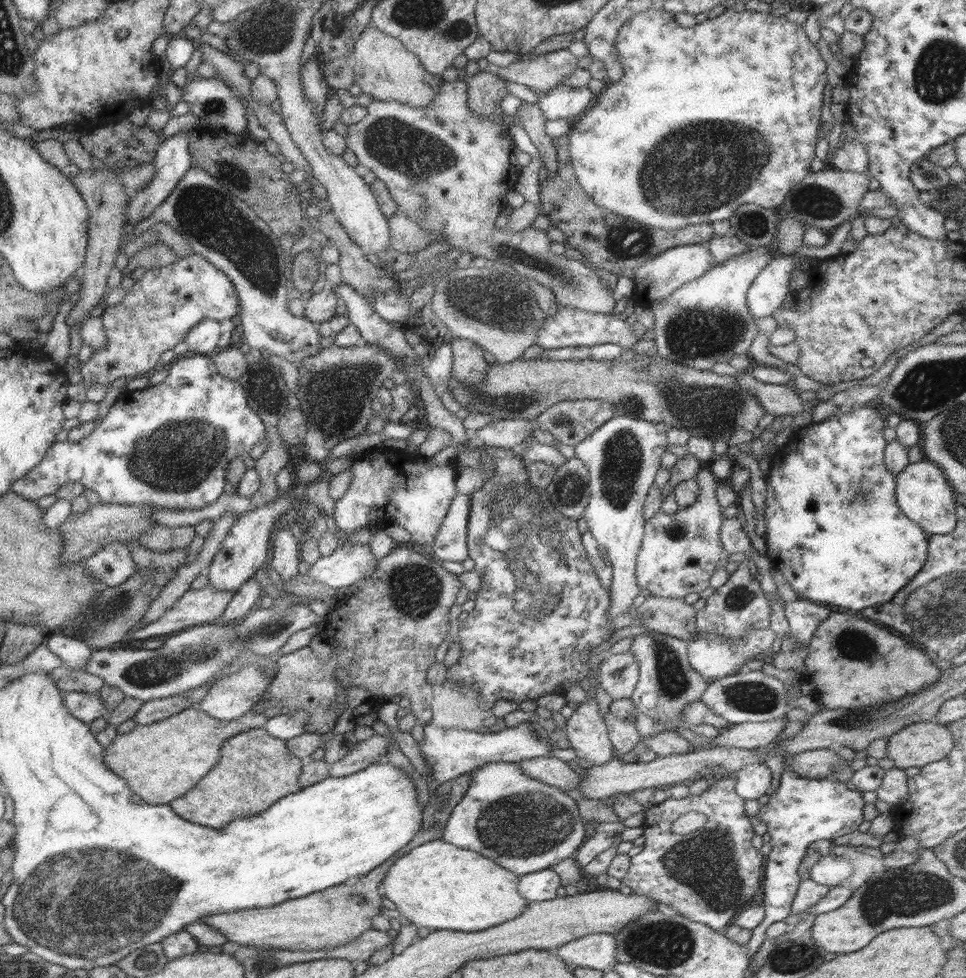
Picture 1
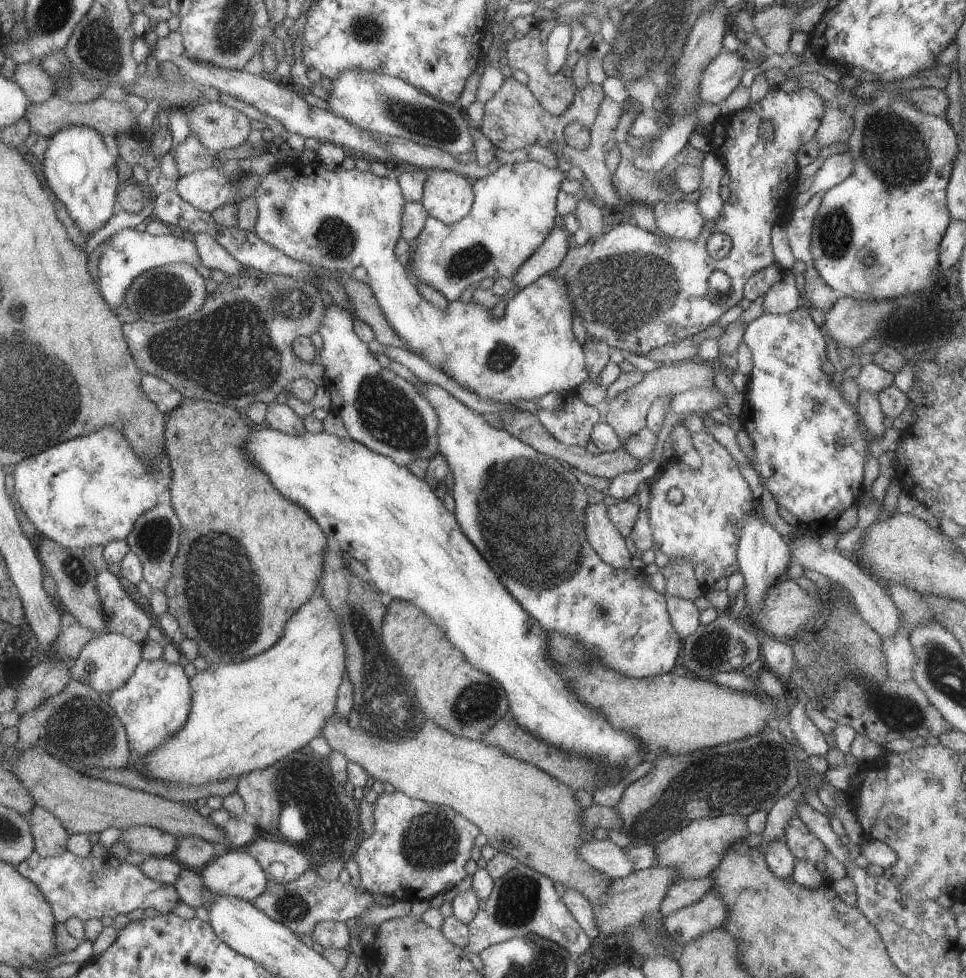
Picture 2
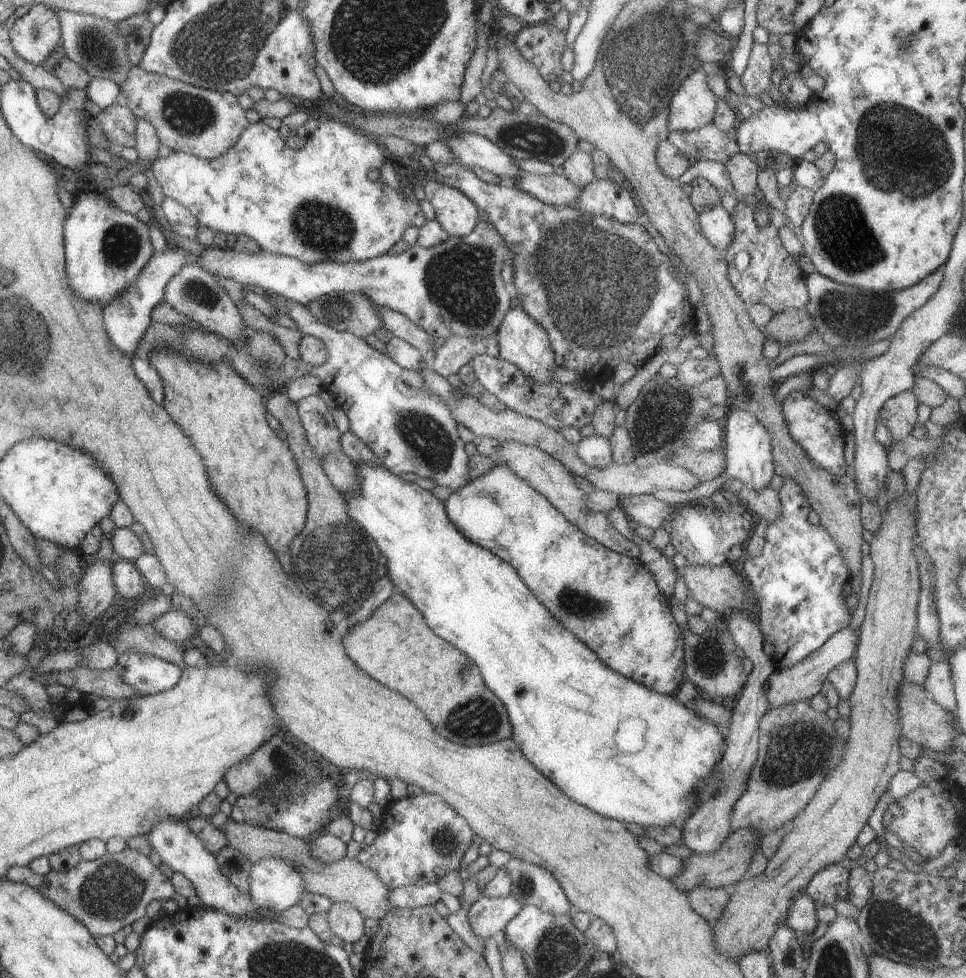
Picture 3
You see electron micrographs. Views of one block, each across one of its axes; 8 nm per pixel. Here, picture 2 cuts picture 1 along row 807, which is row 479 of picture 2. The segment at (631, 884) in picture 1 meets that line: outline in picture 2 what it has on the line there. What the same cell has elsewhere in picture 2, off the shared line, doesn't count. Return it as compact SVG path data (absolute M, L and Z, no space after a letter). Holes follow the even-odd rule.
M706 430L691 432L690 438L701 456L701 467L692 470L677 458L660 463L658 472L647 485L651 497L648 520L655 548L669 561L688 561L699 587L708 591L718 578L727 578L738 570L738 530L753 499L737 463L711 434ZM671 487L679 488L683 493L683 500L677 505L667 501L666 493Z

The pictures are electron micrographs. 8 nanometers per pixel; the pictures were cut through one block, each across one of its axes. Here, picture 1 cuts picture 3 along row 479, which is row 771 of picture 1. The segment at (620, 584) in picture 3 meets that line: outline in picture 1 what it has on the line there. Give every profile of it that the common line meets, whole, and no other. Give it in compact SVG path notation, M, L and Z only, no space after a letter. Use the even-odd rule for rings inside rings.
M488 763L472 771L469 788L447 818L442 839L453 846L472 850L497 865L523 876L549 869L563 858L572 857L587 837L588 829L579 817L575 802L562 791L526 776L513 763Z

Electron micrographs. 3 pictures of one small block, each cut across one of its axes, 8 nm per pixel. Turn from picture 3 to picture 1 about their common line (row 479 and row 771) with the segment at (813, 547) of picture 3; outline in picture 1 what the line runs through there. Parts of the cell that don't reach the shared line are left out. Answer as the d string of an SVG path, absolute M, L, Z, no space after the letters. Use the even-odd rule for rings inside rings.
M785 762L779 790L770 796L764 806L759 807L756 817L767 827L771 850L765 856L763 866L763 920L751 930L751 938L742 946L749 958L755 955L765 938L765 929L774 922L782 921L791 914L791 903L801 881L797 866L809 844L815 840L830 840L858 829L863 821L864 806L861 792L853 790L843 780L827 776L822 780L797 777Z

